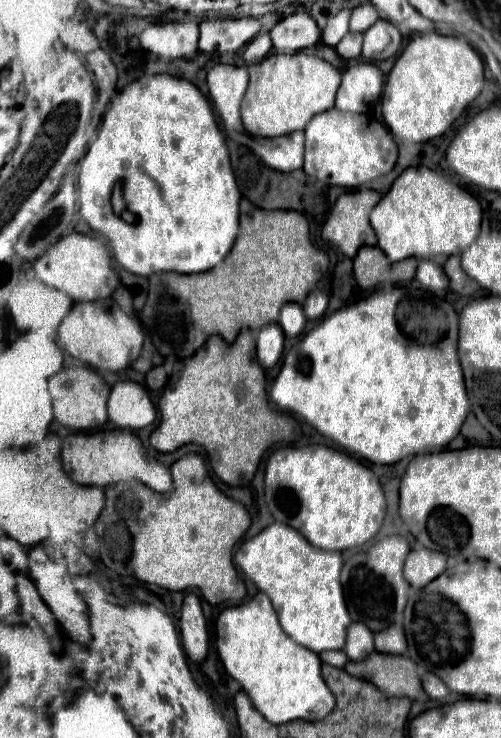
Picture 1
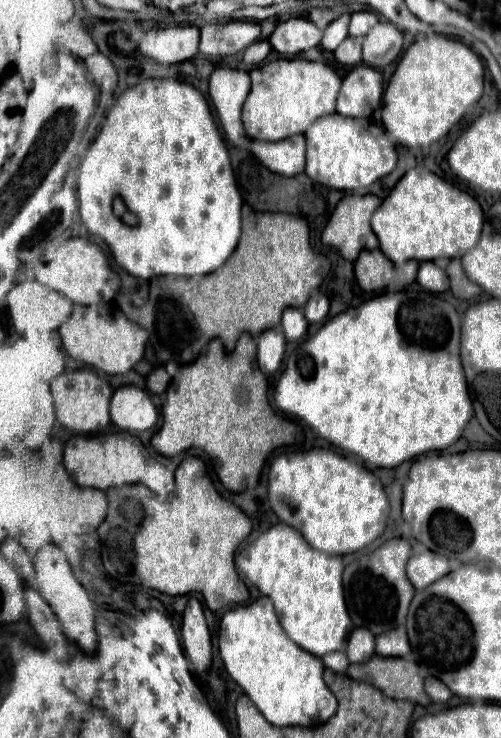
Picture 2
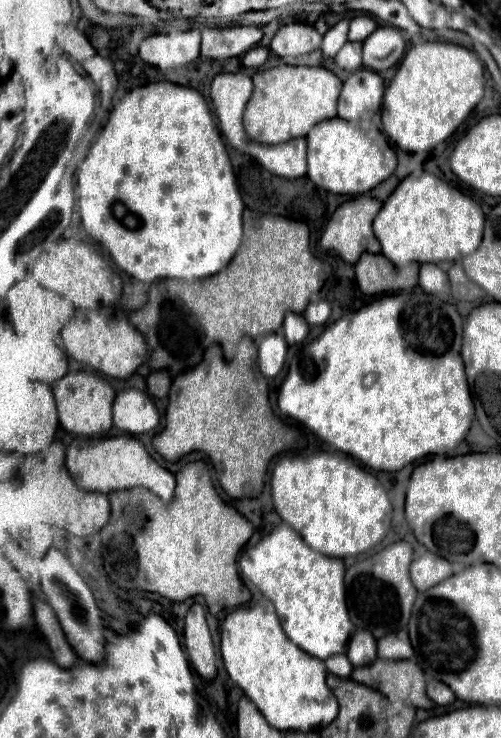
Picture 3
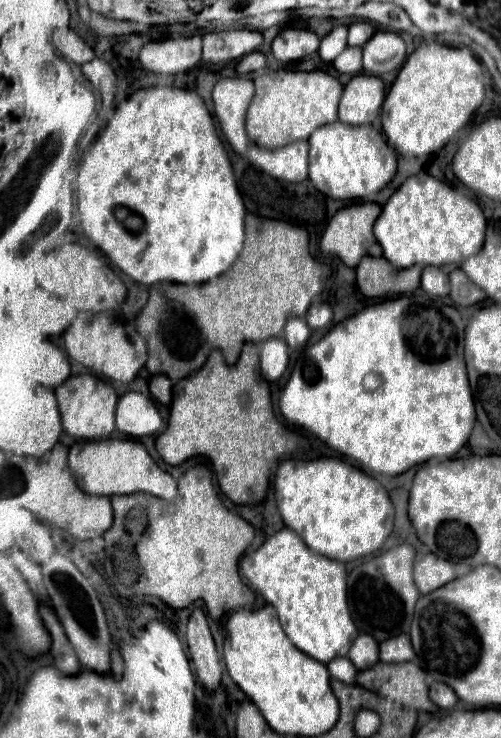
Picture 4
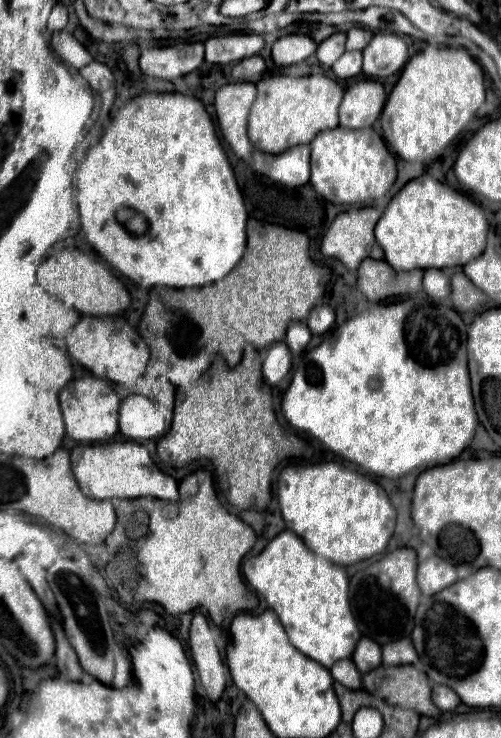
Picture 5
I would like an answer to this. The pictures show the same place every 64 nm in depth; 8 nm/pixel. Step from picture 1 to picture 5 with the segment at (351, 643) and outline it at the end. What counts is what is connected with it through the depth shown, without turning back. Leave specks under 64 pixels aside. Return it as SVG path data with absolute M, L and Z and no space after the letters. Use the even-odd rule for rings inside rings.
M368 636L360 638L360 644L356 644L356 652L352 654L352 662L360 672L370 672L382 666L382 646L374 640L368 640Z

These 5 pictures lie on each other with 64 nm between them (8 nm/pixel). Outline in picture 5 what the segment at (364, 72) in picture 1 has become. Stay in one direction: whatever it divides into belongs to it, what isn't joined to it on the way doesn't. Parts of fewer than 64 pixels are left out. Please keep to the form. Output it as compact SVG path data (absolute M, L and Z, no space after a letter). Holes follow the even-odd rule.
M356 82L344 92L340 126L360 130L372 126L386 104L386 92L378 82Z

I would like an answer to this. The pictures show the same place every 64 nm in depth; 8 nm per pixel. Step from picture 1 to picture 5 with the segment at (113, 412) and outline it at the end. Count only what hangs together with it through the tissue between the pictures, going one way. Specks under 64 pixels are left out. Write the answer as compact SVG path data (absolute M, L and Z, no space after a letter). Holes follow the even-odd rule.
M130 394L120 404L120 434L128 440L160 438L168 430L168 422L158 414L154 402L140 394Z

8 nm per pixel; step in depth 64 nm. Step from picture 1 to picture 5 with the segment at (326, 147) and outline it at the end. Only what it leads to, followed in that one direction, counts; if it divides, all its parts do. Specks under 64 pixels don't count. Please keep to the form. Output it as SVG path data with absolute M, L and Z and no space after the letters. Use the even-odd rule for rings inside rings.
M334 128L320 132L310 144L312 148L312 188L332 204L358 204L388 194L396 182L396 160L380 134L372 128L352 132L350 128Z

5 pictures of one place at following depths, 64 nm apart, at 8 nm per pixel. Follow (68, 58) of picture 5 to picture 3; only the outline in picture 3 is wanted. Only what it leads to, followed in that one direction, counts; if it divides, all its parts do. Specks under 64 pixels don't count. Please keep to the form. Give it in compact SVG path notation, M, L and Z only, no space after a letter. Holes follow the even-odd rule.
M74 26L64 28L64 32L58 36L58 46L64 54L68 54L70 58L74 58L76 62L84 62L86 58L92 58L96 52L90 46L90 42L86 40L86 36L82 32L78 32Z

